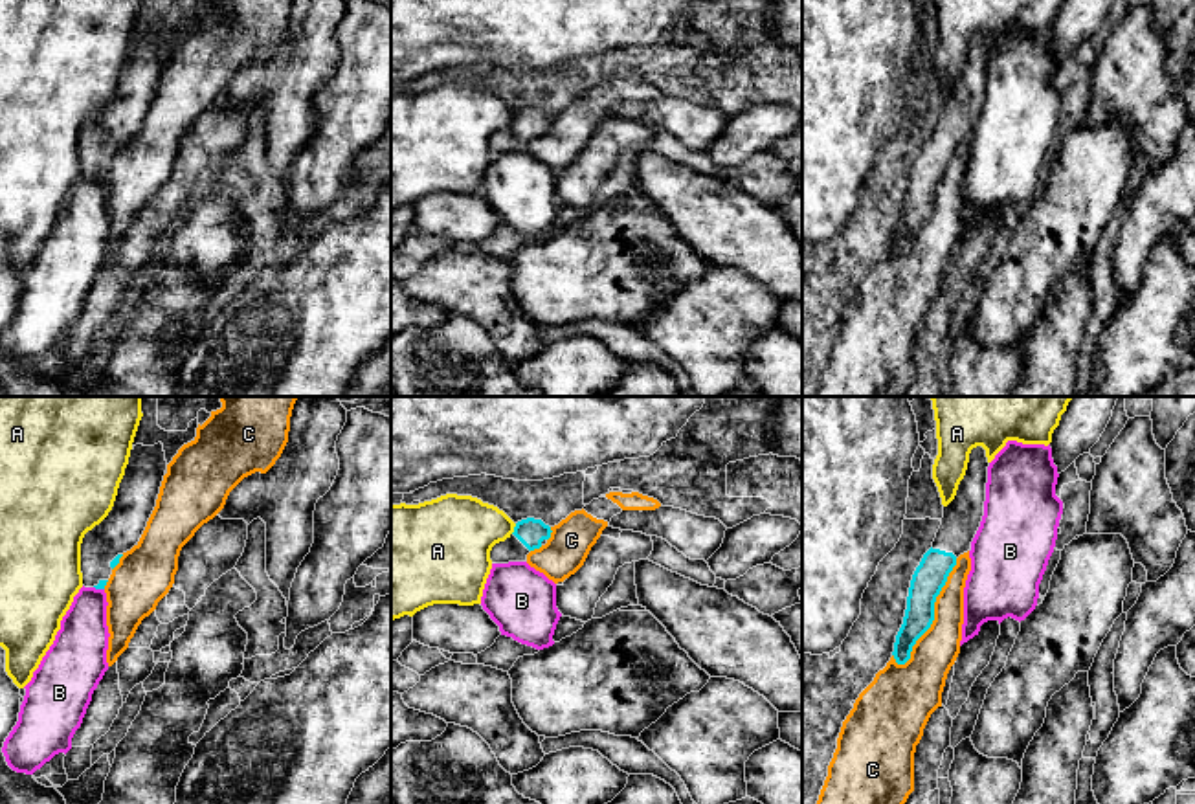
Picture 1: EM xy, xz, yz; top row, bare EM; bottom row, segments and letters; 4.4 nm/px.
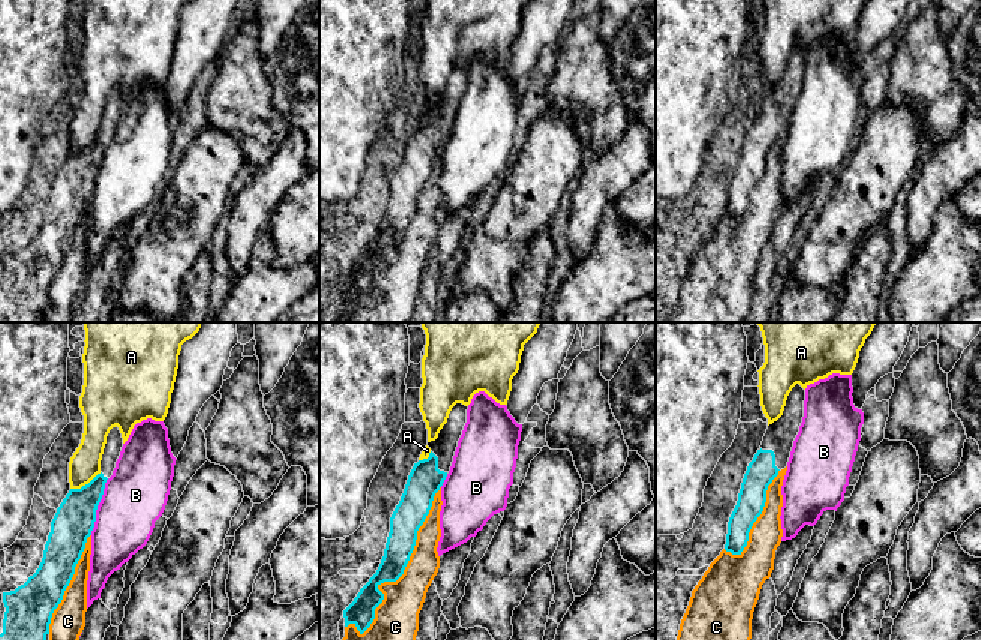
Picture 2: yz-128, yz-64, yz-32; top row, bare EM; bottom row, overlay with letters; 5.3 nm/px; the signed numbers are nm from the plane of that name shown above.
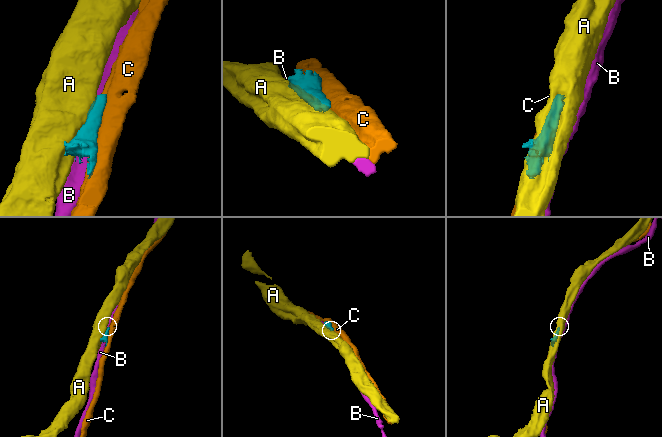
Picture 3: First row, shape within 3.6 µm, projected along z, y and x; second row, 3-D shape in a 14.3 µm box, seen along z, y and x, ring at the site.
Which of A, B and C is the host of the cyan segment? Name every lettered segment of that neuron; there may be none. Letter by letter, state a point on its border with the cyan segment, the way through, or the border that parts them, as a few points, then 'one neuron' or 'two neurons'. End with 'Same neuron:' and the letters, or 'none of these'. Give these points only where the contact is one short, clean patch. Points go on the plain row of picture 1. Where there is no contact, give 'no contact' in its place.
A: xz (514, 118) | two neurons
B: xy (100, 177) | two neurons
C: yz (933, 202) | two neurons
Same neuron: none of these

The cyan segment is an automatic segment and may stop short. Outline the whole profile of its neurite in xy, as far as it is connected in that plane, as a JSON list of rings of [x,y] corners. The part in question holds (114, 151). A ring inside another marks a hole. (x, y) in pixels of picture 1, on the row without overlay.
[[[136,33],[108,105],[81,132],[83,174],[105,178],[119,147],[138,134],[167,59],[163,33]]]

